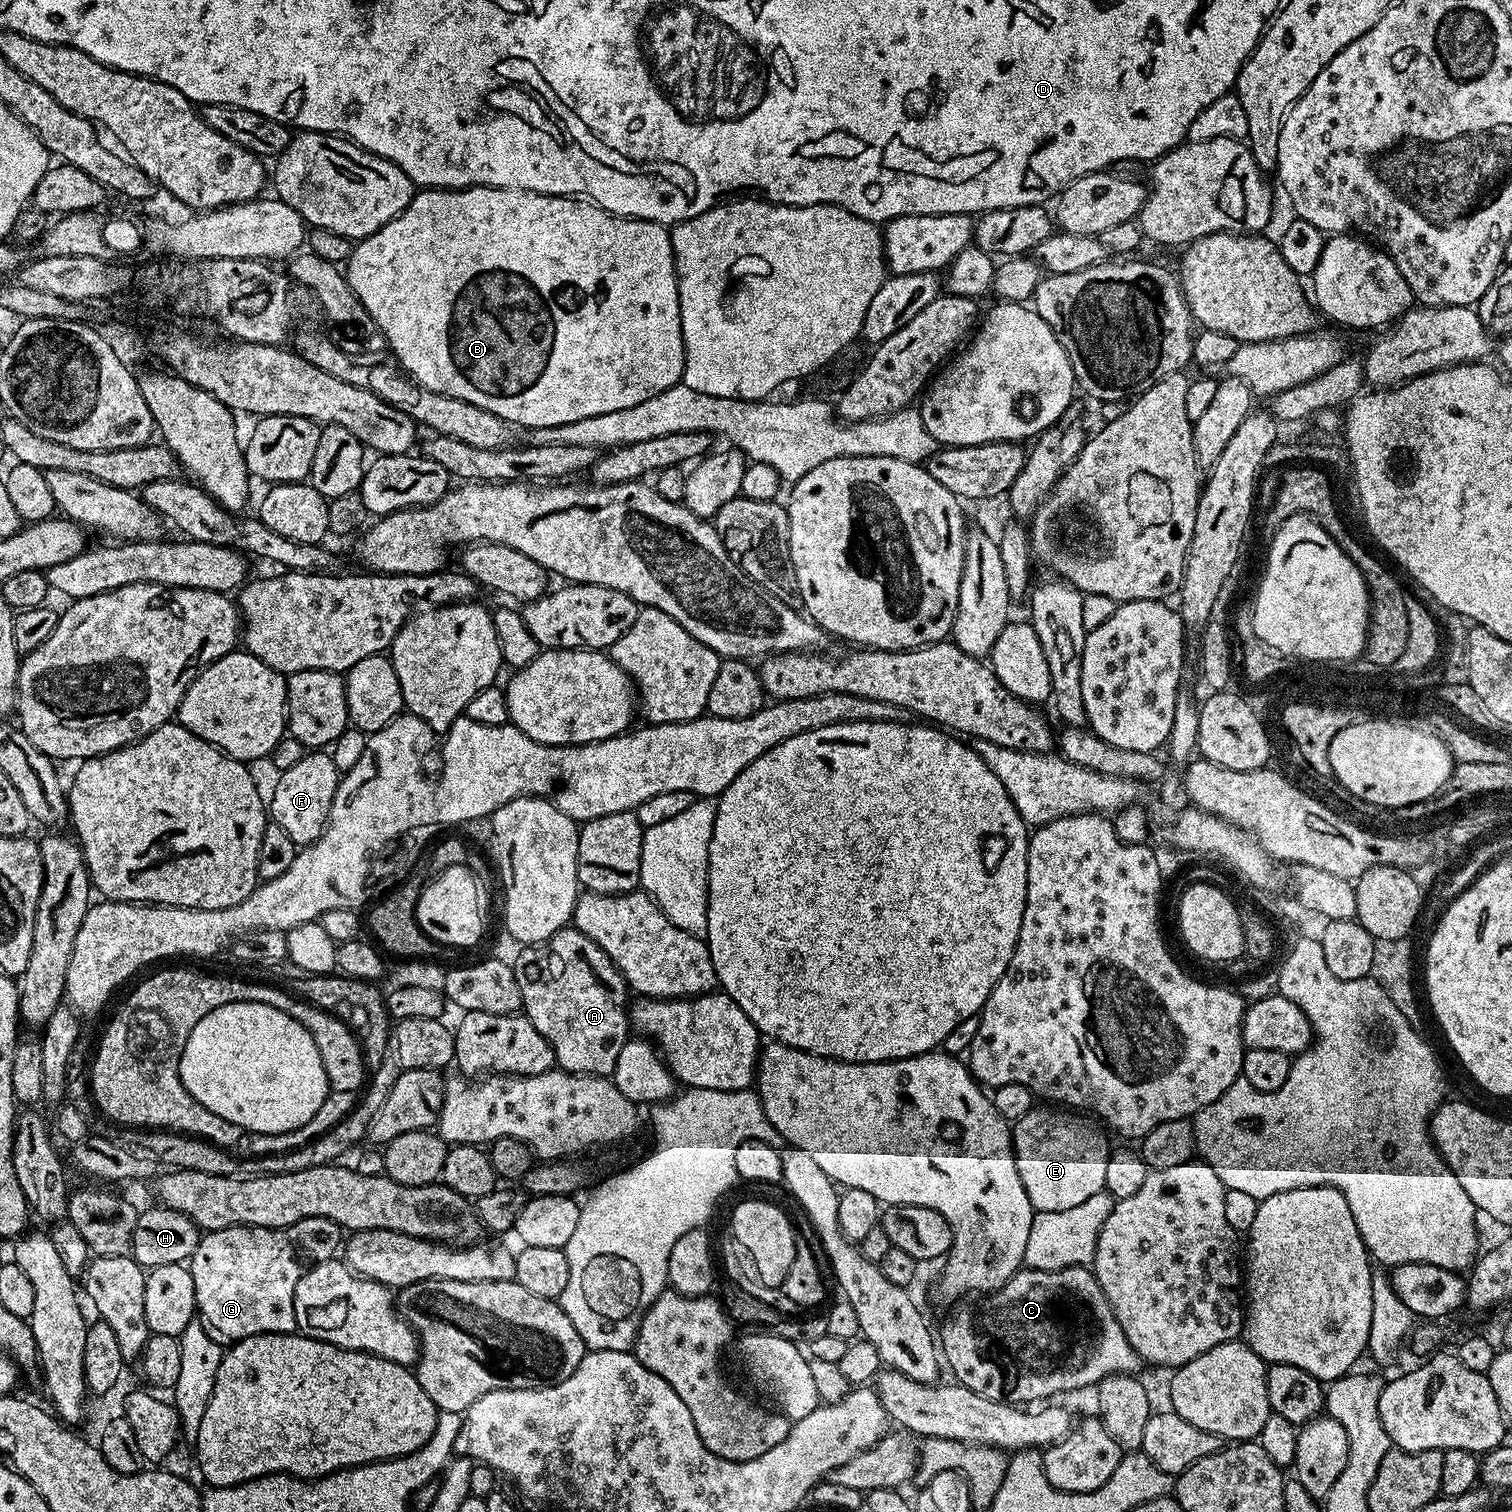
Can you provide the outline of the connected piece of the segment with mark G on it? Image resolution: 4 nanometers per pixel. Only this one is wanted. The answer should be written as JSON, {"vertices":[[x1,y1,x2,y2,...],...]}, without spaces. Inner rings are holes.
{"vertices":[[307,1216,289,1228,223,1228,204,1232,190,1261,198,1322,221,1346,251,1336,279,1336,297,1331,294,1290,302,1265,296,1255,303,1246,313,1261,331,1260,341,1251,342,1229,330,1218]]}

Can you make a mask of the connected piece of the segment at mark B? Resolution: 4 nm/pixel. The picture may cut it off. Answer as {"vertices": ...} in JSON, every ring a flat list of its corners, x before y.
{"vertices":[[426,188,417,191,412,200,386,226,382,226,365,240,353,247,346,261,346,277,354,294,361,300,362,306,370,314,376,324,379,335,388,339,392,347,391,355,398,361,399,367,416,383,435,392,441,392,454,398,462,398,466,402,474,402,474,406,482,406,482,410,490,410,490,414,498,414,498,418,507,420,513,426,521,424,524,430,545,428,546,426,562,426,570,422,578,422,582,418,594,418,594,414,610,414,614,410,626,410,626,406,638,406,638,402,646,402,654,394,666,390,670,386,681,383,684,375,684,339,682,338,682,314,680,313,680,295,676,278,676,259,672,253,672,238,669,229,653,220,633,220,631,216,616,216,612,212,599,208,587,198,575,196,547,196,541,192,518,190,517,188]]}

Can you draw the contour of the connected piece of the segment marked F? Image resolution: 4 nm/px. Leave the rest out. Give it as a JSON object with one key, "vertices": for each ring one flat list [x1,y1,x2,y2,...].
{"vertices":[[309,751,302,762,297,762,295,766,290,766,290,770,275,777,277,780,272,788,272,800,270,796,271,823,282,826,282,830,286,830,286,834,290,834,290,838,298,846,313,844,328,824,328,815,341,775,327,751]]}

